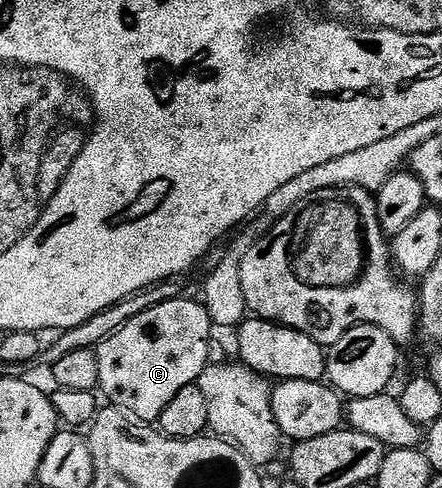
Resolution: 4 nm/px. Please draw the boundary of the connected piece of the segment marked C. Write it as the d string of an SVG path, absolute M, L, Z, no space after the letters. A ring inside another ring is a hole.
M179 297L172 301L164 301L140 313L140 317L132 317L128 325L112 333L96 349L100 361L98 385L101 394L103 396L106 394L110 398L107 400L113 406L123 407L126 414L133 415L135 419L147 425L157 424L164 409L168 409L168 405L172 402L172 397L176 397L180 389L197 383L209 364L208 343L212 338L212 324L206 312L205 302L195 299Z

